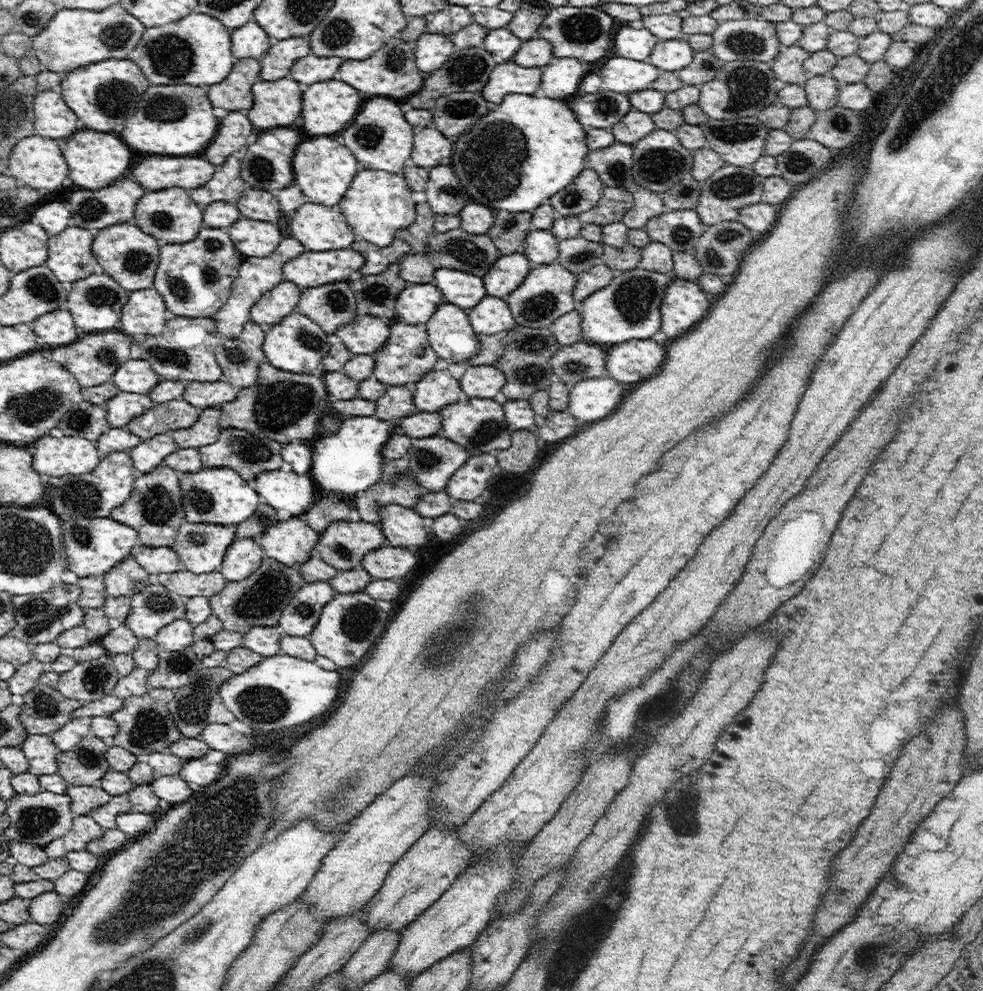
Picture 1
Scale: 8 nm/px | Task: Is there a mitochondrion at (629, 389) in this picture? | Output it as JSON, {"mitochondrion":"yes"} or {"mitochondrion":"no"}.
{"mitochondrion":"no"}

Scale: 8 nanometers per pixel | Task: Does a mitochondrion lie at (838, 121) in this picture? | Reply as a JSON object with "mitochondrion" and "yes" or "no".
{"mitochondrion":"yes"}

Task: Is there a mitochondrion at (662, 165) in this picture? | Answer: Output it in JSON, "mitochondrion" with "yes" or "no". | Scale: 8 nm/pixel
{"mitochondrion":"yes"}

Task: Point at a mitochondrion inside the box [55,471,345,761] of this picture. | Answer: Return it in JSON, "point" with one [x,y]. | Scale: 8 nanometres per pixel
{"point":[261,599]}

